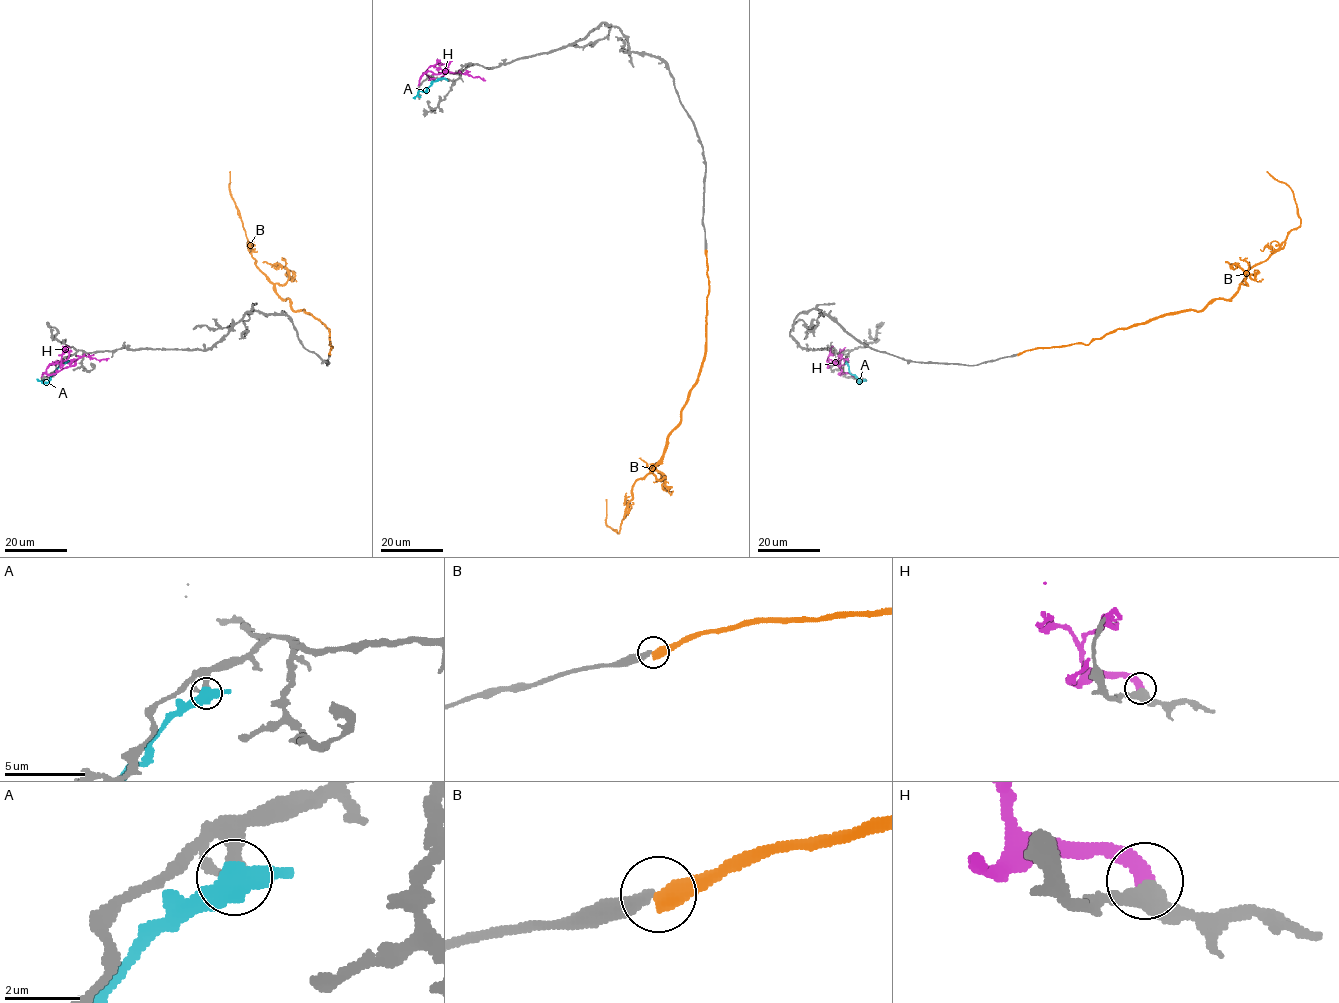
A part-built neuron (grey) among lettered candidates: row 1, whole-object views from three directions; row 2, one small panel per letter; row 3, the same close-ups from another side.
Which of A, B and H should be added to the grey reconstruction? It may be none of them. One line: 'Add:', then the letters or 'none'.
Add: none

